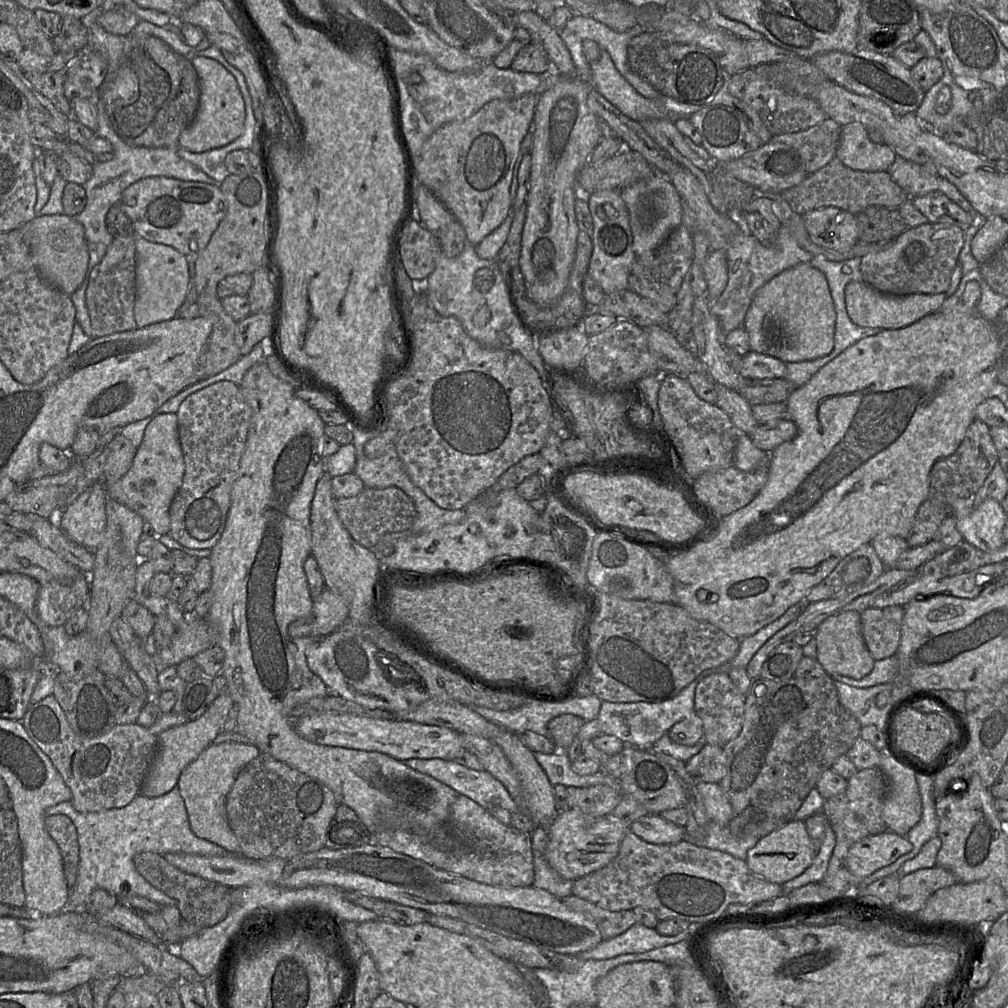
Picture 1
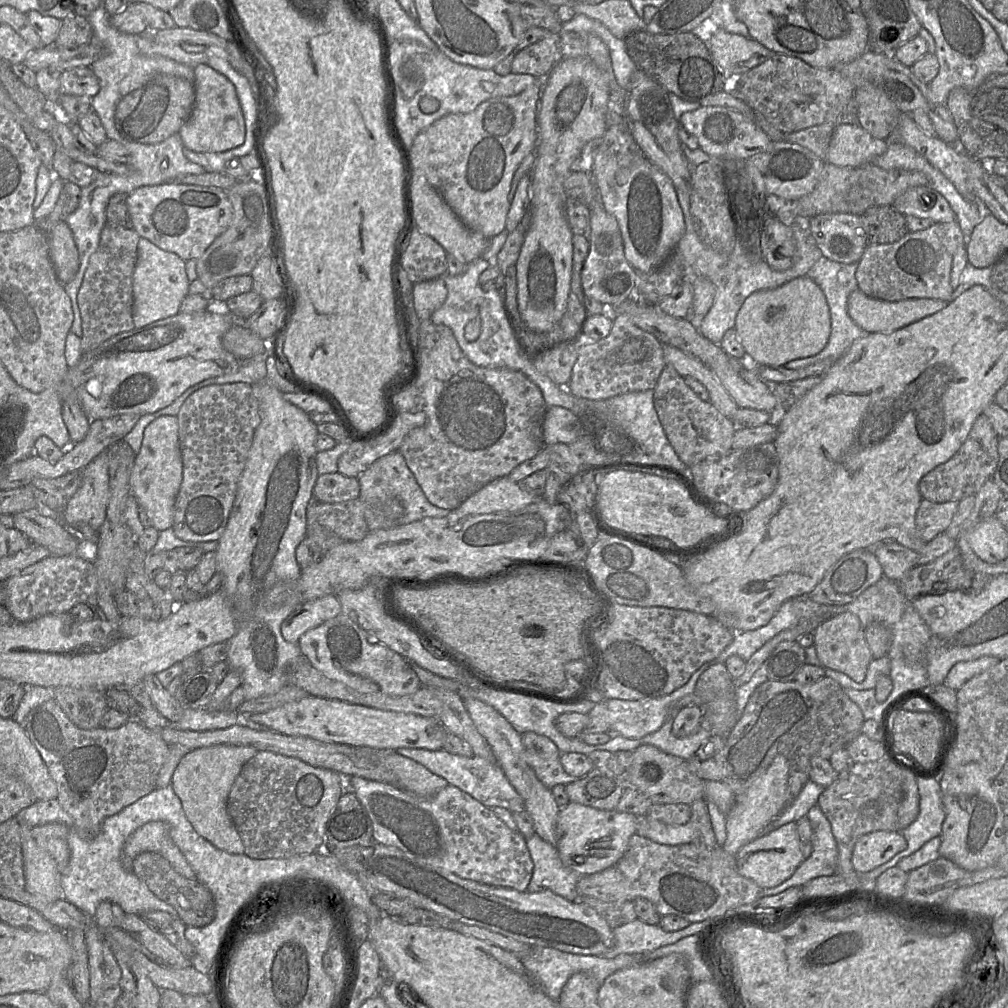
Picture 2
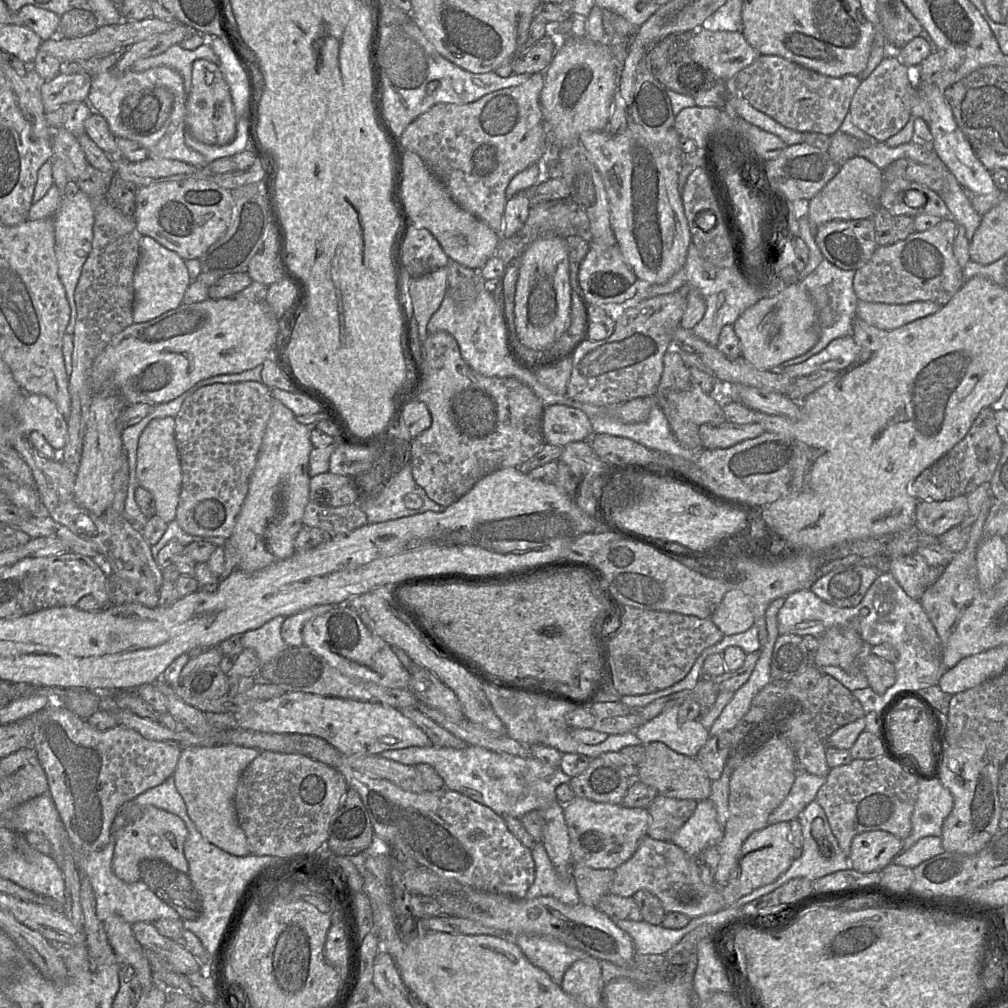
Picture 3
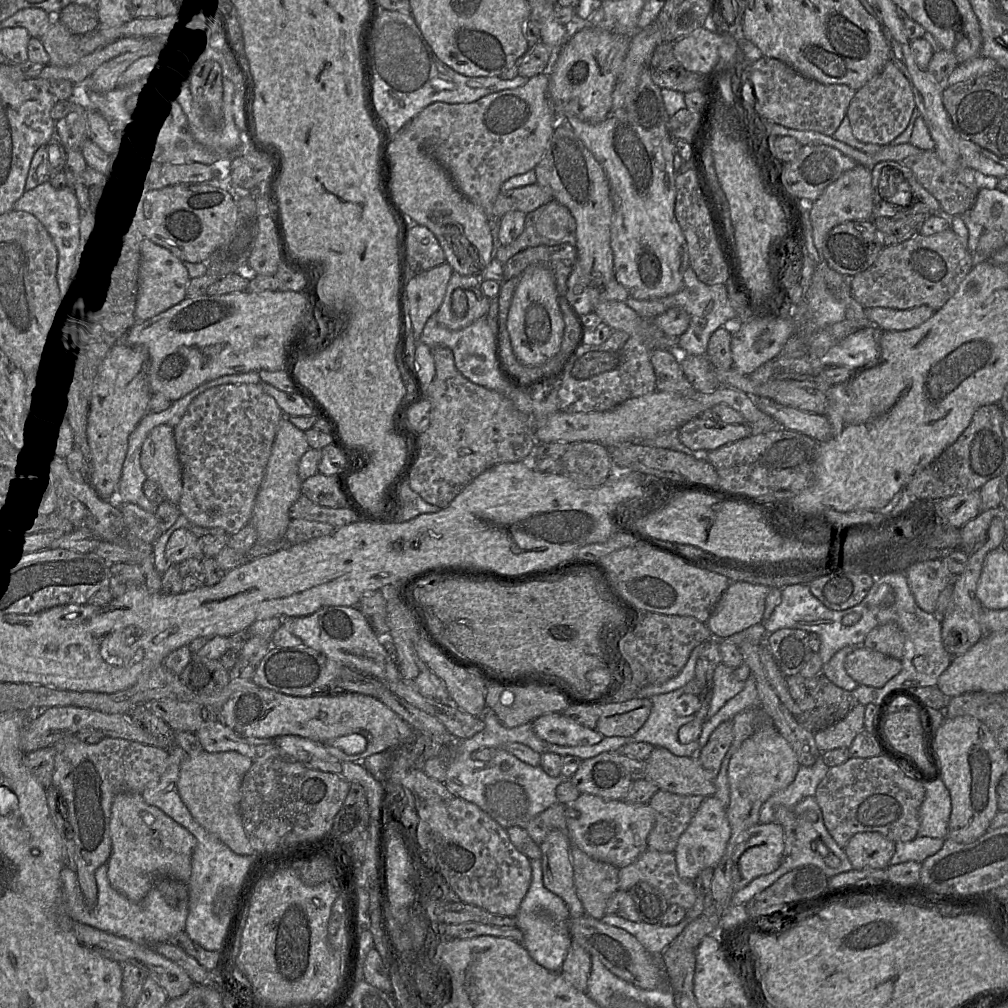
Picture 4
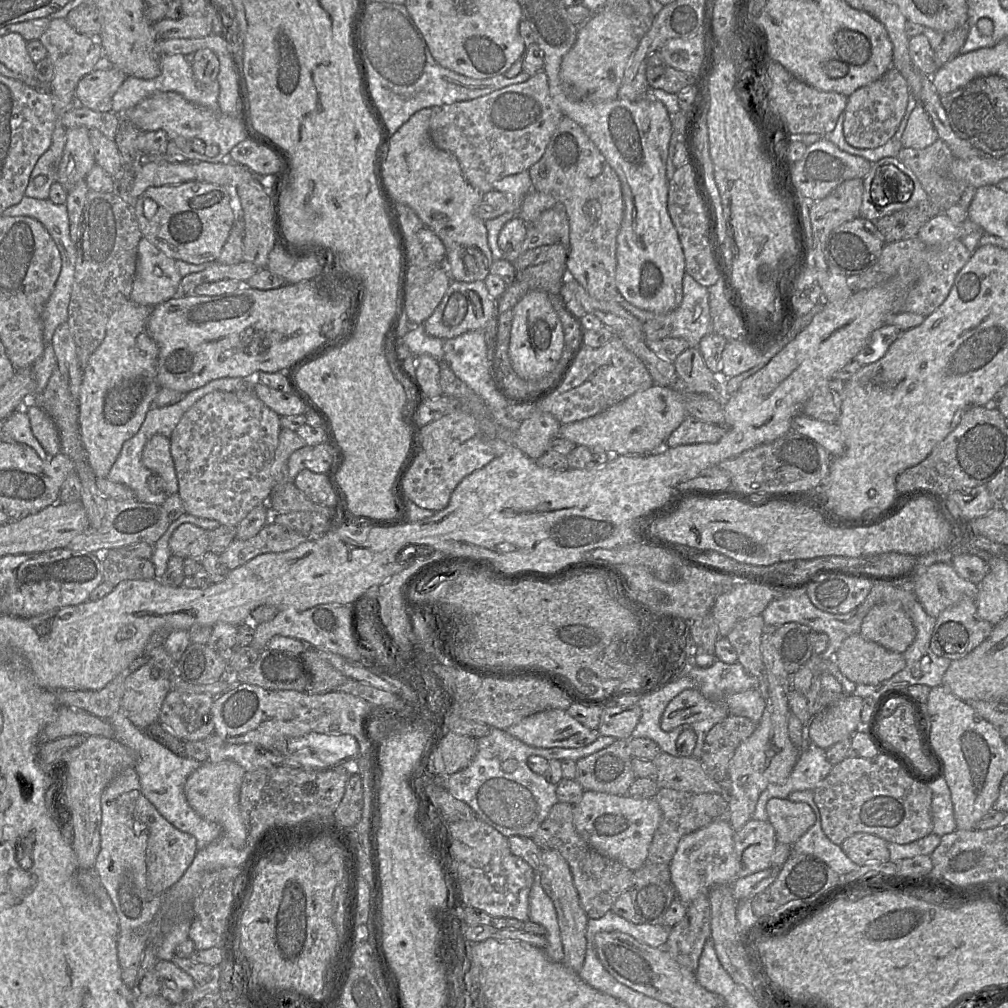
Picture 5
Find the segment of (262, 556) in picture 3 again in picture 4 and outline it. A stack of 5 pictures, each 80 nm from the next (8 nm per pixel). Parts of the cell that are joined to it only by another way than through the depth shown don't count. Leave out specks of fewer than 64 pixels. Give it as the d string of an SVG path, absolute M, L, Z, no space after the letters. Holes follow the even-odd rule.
M283 416L276 430L265 475L249 522L256 529L257 542L275 541L285 536L291 520L289 510L302 495L302 480L298 473L299 461L309 448L305 432L295 427L287 416Z

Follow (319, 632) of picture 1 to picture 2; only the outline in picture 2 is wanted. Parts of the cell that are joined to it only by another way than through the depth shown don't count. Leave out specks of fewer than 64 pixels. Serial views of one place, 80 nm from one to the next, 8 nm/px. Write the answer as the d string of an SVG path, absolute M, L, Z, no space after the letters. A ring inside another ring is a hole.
M336 595L301 603L281 624L281 633L290 643L298 643L302 634L341 613L341 605Z

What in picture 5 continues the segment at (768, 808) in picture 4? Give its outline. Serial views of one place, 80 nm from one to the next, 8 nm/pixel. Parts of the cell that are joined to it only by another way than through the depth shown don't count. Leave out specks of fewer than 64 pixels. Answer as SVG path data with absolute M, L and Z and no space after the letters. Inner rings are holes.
M814 743L801 749L791 774L783 781L770 784L761 792L752 818L768 821L766 804L771 798L788 798L794 791L814 790L829 774L833 765L827 760L826 750Z

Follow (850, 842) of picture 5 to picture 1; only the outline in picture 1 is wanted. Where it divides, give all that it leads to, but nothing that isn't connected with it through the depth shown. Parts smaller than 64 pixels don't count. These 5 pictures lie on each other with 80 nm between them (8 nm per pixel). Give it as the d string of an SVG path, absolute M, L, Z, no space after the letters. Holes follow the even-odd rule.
M890 830L866 836L849 849L847 867L857 880L861 880L890 865L912 848L913 845L906 836Z

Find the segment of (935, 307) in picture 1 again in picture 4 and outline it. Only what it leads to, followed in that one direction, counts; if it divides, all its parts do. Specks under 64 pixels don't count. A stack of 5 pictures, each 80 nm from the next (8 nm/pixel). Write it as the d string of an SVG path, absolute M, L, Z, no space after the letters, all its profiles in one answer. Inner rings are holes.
M926 305L904 310L884 307L865 308L865 315L871 324L884 331L903 331L915 328L931 318L934 312Z

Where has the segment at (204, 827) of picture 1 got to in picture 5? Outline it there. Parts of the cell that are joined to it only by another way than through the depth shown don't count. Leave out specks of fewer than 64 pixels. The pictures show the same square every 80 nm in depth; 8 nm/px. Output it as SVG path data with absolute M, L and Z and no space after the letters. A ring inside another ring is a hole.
M208 761L188 776L184 786L185 796L194 811L205 820L219 824L223 835L237 849L247 845L247 830L239 809L240 789L245 773L243 767L232 761L220 763Z

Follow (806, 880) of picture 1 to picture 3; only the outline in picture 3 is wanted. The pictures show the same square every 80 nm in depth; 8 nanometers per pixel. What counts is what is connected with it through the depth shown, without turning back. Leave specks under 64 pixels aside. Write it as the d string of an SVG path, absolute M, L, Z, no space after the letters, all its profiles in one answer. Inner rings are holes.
M816 799L811 803L809 803L800 812L800 814L797 817L797 820L800 822L802 827L802 834L803 834L802 854L800 857L796 858L792 862L789 869L785 873L780 875L774 882L759 887L759 897L774 891L784 883L794 878L807 878L814 881L825 875L850 868L849 857L841 849L836 837L834 836L831 830L826 814L822 809L822 807L818 804ZM815 818L821 818L823 820L824 824L823 843L820 843L812 835L812 822L814 821Z

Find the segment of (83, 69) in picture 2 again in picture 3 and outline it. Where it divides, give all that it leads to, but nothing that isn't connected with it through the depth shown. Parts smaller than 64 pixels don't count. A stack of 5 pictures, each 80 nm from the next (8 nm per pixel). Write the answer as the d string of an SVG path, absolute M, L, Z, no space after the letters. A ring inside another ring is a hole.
M84 73L58 74L41 86L45 113L72 102L86 102L92 77Z

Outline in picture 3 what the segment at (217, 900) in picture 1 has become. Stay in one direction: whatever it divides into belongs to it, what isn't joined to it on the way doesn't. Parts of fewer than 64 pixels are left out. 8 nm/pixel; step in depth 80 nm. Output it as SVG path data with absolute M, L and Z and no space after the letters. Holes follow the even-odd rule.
M153 858L143 859L139 862L140 879L167 905L172 907L182 920L195 920L202 913L200 896L193 886L189 876L172 868L167 863Z

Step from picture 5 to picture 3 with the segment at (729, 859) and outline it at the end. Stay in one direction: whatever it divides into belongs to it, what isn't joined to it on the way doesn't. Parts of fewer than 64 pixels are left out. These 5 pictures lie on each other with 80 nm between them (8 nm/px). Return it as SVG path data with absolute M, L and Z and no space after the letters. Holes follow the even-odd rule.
M708 798L698 801L692 816L673 835L670 842L689 856L697 858L706 848L718 846L723 835L724 828L717 820L716 807Z

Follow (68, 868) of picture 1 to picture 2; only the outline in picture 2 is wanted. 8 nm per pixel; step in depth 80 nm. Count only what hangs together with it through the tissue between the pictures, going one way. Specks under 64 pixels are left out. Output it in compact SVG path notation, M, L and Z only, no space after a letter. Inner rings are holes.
M52 822L34 827L31 831L37 845L50 854L62 872L70 856L67 844L68 828L62 823Z

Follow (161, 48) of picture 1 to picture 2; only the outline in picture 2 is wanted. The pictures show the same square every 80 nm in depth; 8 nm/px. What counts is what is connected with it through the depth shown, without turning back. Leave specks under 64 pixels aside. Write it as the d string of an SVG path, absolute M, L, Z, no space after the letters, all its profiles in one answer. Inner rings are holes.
M158 74L140 88L120 99L115 110L115 126L126 139L143 144L156 144L178 133L189 118L195 101L193 81Z

